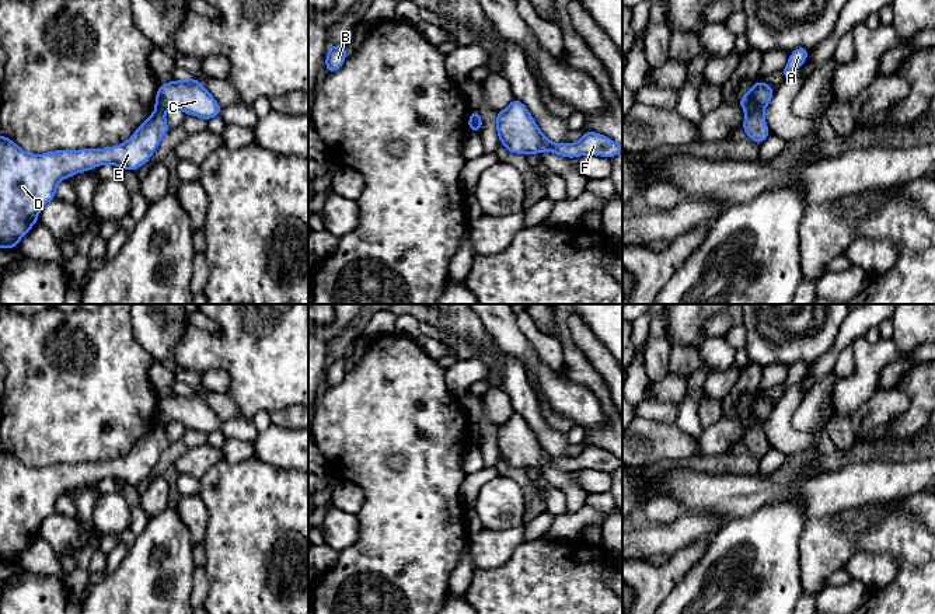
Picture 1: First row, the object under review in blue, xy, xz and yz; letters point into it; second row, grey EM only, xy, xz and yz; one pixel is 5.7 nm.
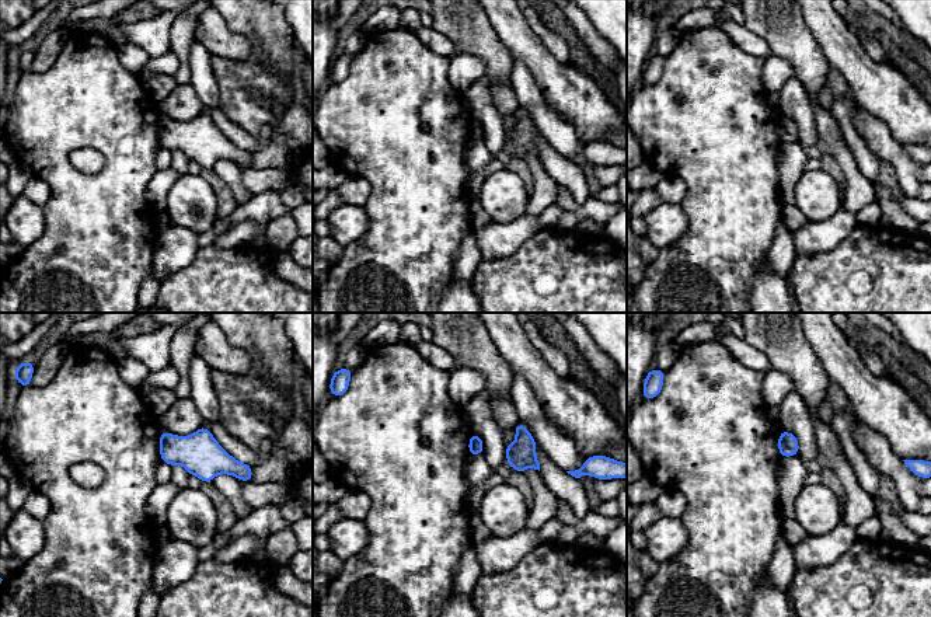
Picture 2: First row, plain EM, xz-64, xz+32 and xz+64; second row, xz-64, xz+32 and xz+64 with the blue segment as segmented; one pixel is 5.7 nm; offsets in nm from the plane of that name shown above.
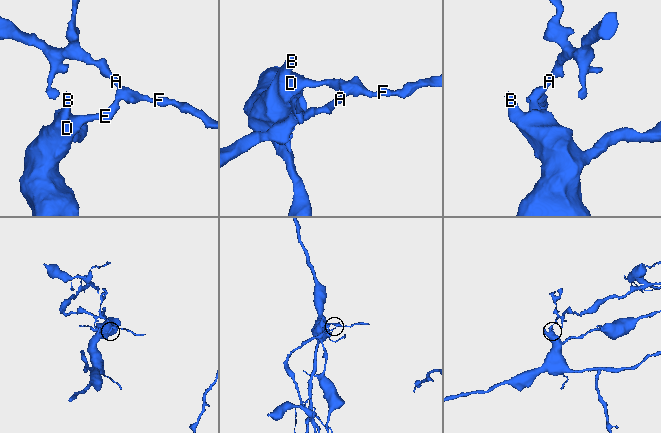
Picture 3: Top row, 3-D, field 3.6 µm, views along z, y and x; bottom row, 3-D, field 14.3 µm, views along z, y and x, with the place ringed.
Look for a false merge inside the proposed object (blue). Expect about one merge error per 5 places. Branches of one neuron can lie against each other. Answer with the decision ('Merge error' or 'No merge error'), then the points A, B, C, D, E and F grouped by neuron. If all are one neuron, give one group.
Merge error. Groups: A C F / B D E

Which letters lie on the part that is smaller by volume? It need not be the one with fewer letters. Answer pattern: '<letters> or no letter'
A, C, F

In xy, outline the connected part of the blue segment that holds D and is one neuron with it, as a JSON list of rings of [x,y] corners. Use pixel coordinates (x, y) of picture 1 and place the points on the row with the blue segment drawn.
[[[156,108],[126,142],[112,147],[32,154],[0,135],[0,248],[17,250],[64,178],[105,164],[136,171],[168,130],[165,112]]]

